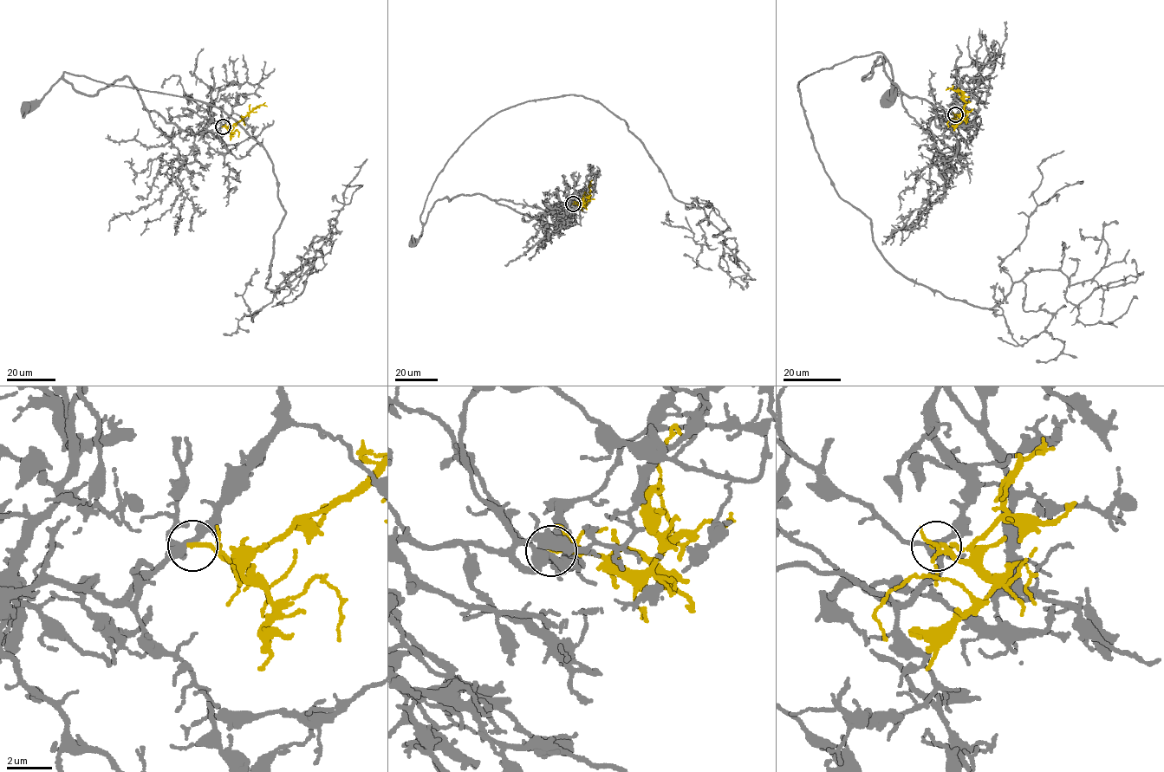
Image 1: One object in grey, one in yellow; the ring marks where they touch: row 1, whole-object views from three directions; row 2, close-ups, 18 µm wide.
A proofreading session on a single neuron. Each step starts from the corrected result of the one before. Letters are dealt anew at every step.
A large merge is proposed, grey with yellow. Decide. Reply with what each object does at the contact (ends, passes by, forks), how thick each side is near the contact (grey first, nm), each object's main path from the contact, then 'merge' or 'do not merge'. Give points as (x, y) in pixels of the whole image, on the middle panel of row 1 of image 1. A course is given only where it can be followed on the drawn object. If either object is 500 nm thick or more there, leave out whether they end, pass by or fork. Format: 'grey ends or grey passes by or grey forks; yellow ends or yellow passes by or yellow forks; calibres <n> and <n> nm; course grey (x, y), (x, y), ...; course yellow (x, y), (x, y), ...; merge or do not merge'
grey forks; yellow ends; calibres 240 and 200 nm; course grey (573, 204), (553, 204), (539, 216), (529, 217), (480, 194), (439, 198), (427, 214), (421, 236), (412, 242); course yellow (573, 204), (587, 202), (592, 180); merge

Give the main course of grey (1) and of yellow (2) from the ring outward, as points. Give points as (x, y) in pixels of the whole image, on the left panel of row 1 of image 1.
1: (223, 126), (196, 133), (166, 123), (146, 110), (125, 76), (95, 95), (61, 79), (26, 108)
2: (223, 126), (229, 128), (256, 107), (267, 106)

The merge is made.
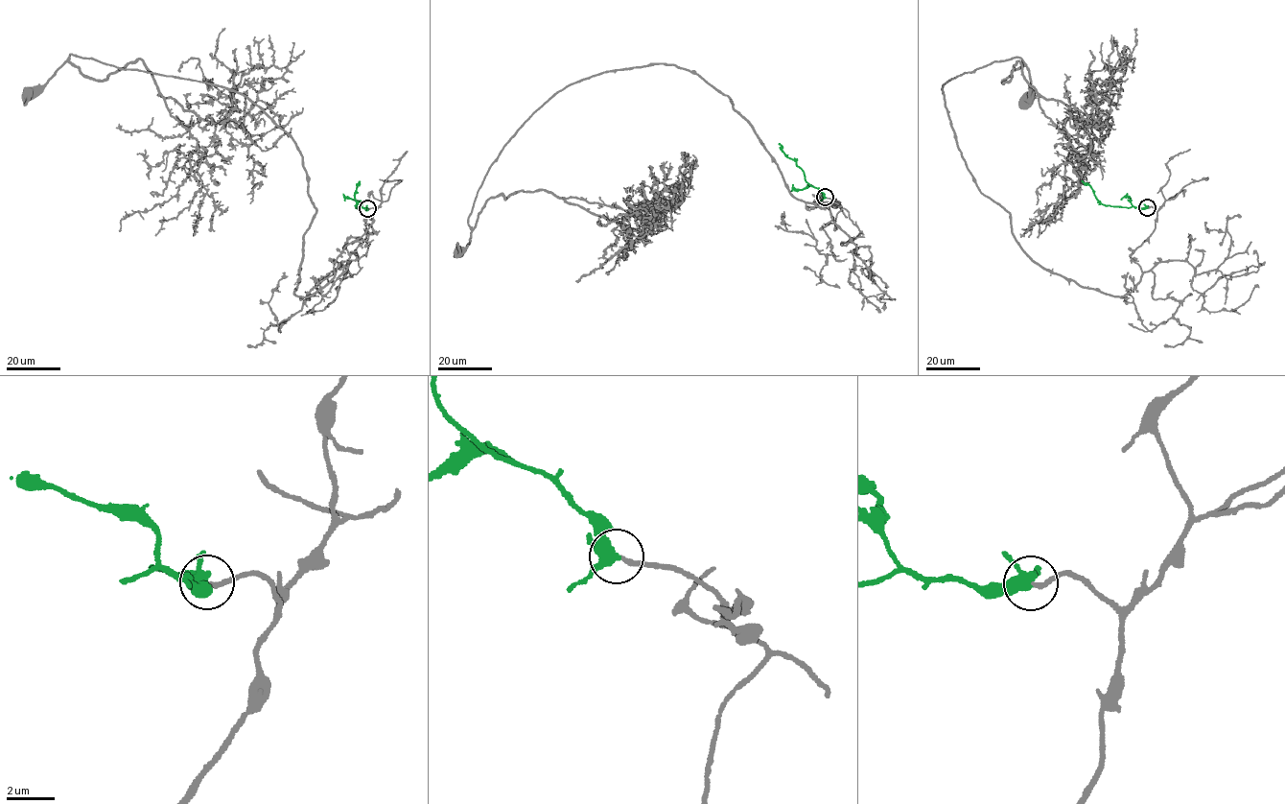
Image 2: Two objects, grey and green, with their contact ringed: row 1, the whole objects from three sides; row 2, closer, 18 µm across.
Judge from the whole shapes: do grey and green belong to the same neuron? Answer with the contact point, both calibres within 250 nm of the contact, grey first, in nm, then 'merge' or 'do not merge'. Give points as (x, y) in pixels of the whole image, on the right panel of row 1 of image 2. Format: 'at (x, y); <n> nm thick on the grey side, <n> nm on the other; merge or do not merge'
at (1147, 207); 170 nm thick on the grey side, 360 nm on the other; merge

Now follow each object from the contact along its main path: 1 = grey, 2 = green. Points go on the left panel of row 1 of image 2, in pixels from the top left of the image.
1: (367, 208), (335, 276), (296, 296), (316, 212), (302, 155), (244, 95), (73, 54), (28, 94)
2: (367, 208), (355, 206), (355, 192), (359, 181)

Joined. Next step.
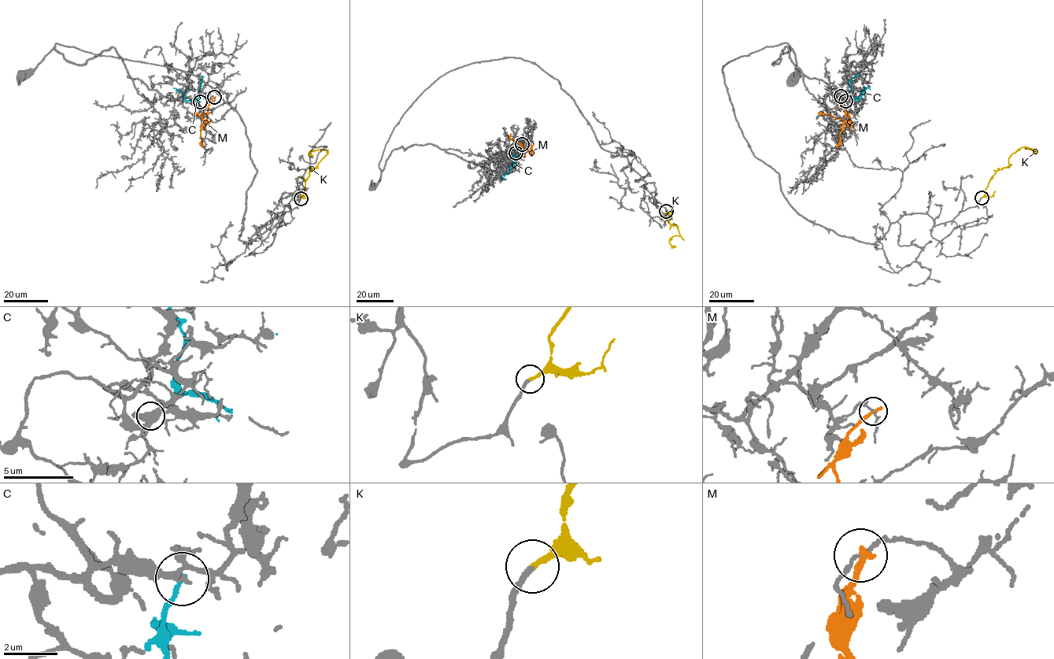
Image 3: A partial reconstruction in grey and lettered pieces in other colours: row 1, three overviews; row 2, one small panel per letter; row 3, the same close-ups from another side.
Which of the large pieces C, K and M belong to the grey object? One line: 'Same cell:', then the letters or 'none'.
Same cell: K

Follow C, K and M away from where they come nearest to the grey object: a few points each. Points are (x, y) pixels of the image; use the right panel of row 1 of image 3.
C: (845, 101), (851, 97), (859, 99), (864, 89), (870, 89)
K: (981, 197), (995, 172), (1009, 164), (1011, 154), (1022, 147), (1028, 147), (1025, 147), (1036, 153)
M: (841, 96), (839, 103), (845, 113), (844, 121), (818, 113)

